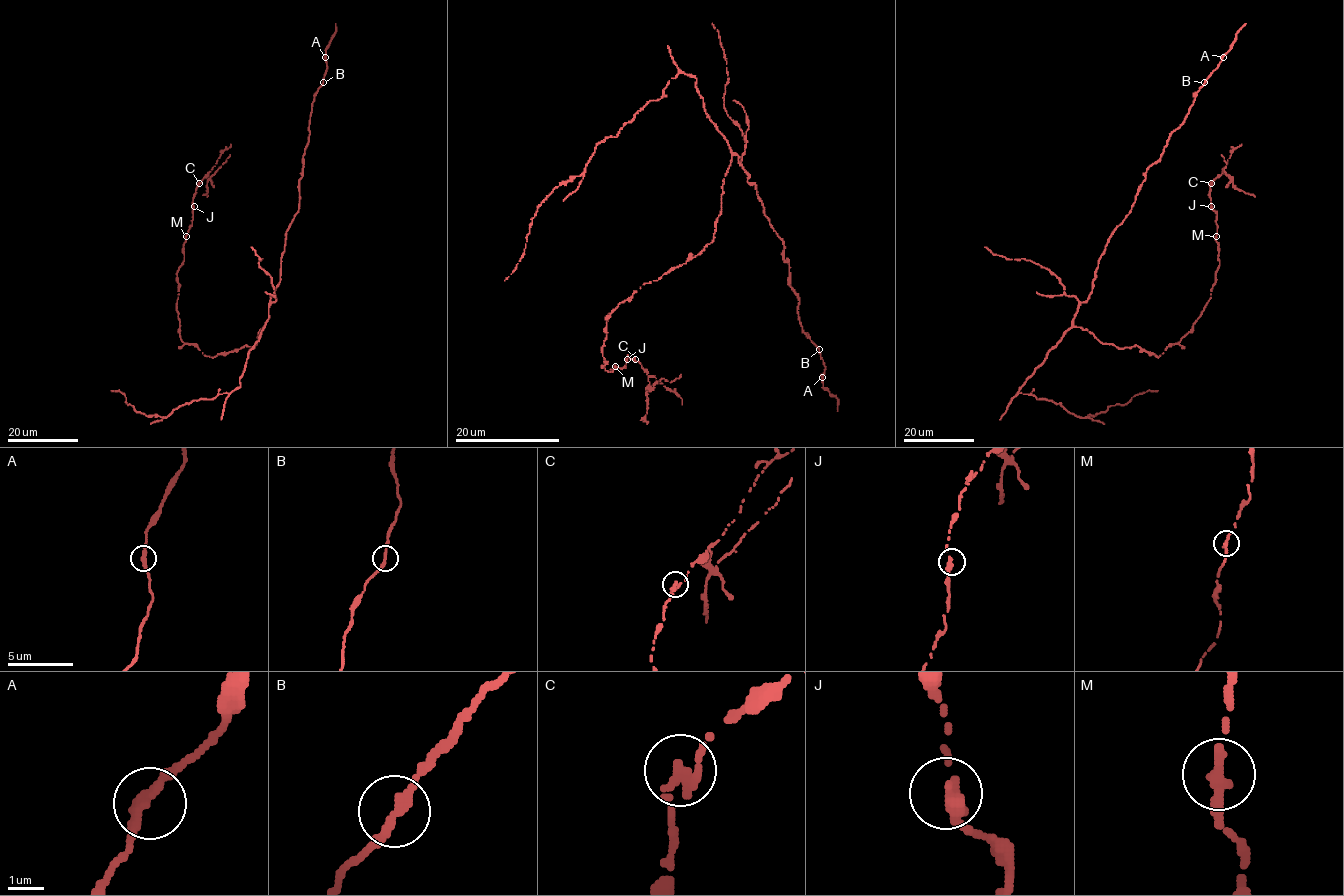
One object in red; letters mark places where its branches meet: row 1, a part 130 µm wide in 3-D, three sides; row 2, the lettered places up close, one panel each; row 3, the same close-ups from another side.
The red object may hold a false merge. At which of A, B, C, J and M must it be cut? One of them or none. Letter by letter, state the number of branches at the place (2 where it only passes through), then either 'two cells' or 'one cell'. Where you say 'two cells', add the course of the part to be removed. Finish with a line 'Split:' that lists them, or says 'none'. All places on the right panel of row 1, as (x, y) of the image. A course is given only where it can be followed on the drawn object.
A: branches 2; one cell
B: branches 2; one cell
C: branches 2; two cells; course (1211, 183), (1222, 173), (1231, 177), (1224, 170), (1226, 163), (1221, 154)
J: branches 2; one cell
M: branches 2; one cell
Split: C

